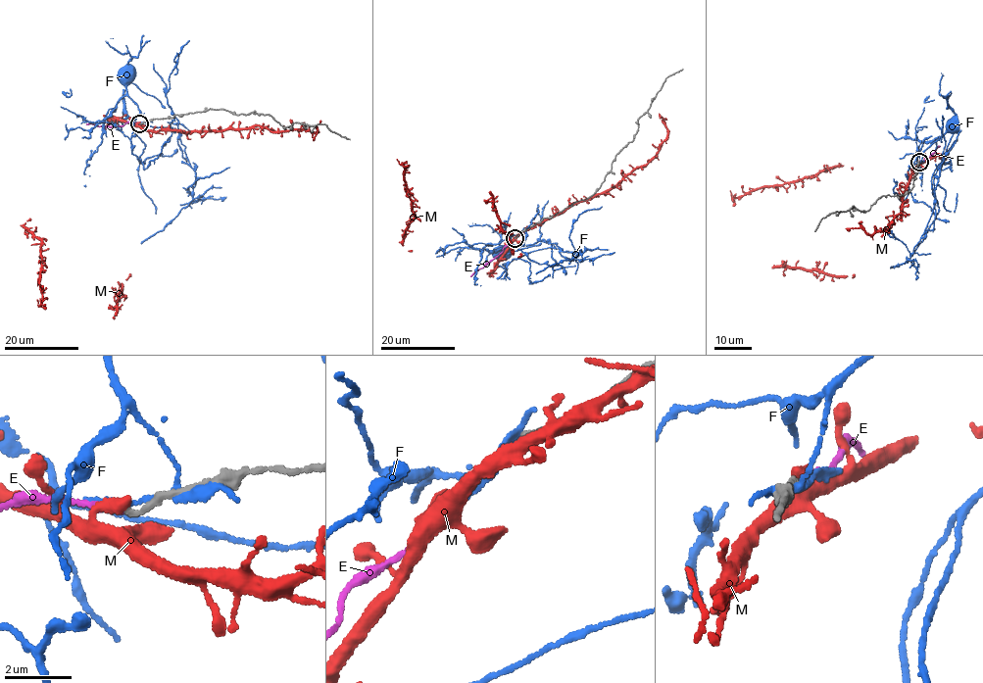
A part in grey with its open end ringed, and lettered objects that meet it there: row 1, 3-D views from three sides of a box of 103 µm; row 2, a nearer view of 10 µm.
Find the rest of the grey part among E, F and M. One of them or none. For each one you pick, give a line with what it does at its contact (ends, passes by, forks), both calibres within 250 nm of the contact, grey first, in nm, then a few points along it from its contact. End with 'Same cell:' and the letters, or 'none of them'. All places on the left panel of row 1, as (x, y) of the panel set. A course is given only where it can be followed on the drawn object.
E: it ends; calibres 160 and 180 nm
Same cell: E

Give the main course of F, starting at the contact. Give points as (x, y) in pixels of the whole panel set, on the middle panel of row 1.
F: (515, 238), (518, 234), (512, 237), (501, 249), (508, 250), (503, 253)

